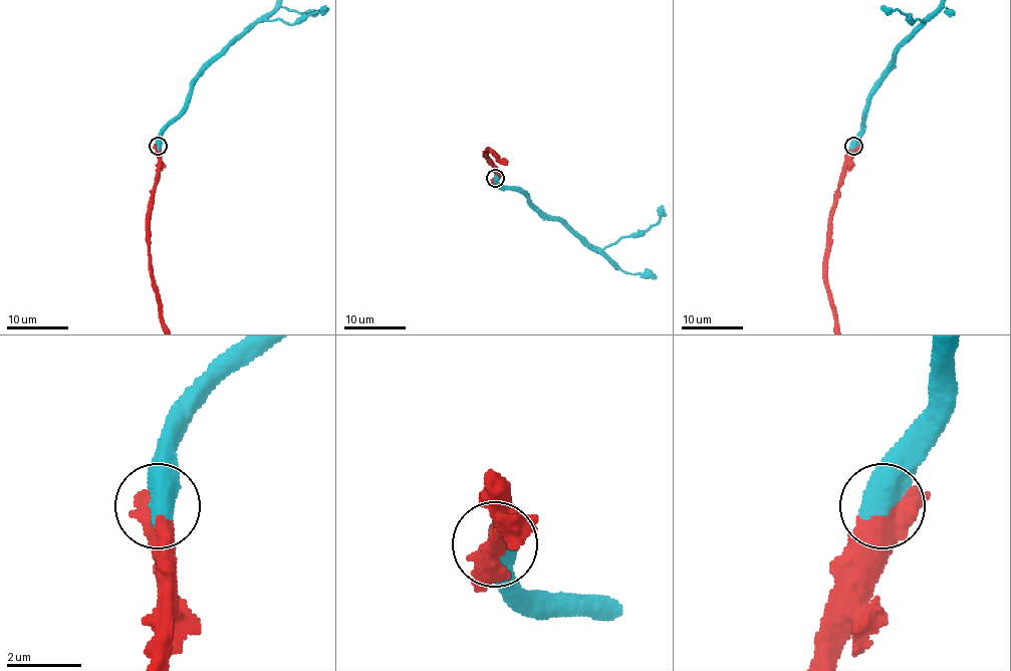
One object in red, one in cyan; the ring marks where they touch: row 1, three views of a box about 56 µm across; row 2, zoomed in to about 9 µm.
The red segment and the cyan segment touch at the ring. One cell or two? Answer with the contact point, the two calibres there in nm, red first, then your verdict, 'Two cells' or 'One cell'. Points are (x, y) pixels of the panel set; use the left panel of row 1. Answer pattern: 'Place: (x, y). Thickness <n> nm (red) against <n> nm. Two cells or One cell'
Place: (158, 146). Thickness 550 nm (red) against 750 nm. One cell

